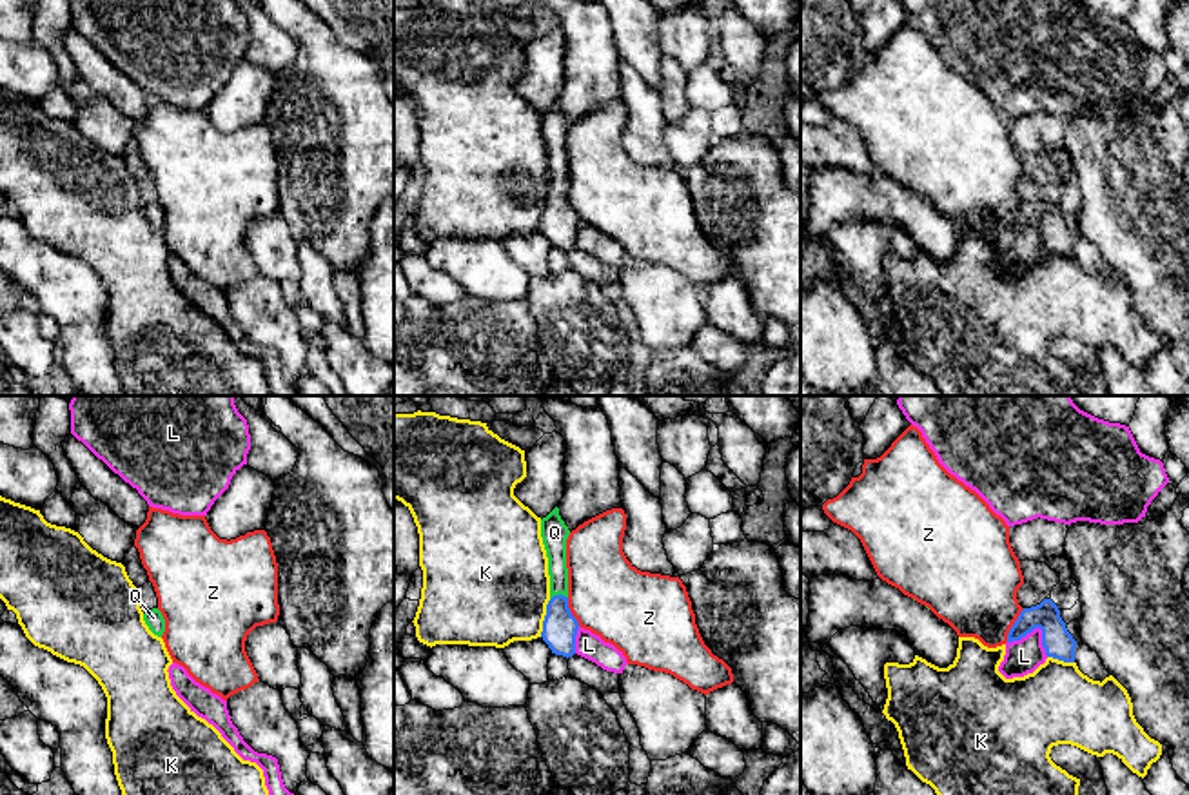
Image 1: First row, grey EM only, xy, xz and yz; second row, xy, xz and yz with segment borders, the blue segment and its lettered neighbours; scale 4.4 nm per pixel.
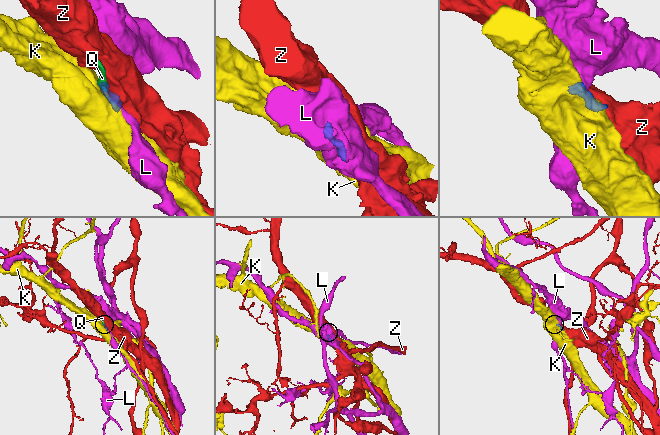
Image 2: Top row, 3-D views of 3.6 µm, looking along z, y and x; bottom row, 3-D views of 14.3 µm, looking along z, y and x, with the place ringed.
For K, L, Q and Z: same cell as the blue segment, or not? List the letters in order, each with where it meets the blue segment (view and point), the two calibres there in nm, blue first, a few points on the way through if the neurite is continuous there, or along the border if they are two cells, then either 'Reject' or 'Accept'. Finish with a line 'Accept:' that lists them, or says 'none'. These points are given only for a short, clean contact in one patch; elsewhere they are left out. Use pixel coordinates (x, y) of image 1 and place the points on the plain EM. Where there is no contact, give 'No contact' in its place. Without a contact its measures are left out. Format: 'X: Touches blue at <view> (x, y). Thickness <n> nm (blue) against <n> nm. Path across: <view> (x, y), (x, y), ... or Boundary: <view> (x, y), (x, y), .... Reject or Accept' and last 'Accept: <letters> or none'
K: Touches blue at xz (545, 211). Thickness 160 nm (blue) against 460 nm. Reject
L: Touches blue at yz (1037, 220). Thickness 140 nm (blue) against 150 nm. Boundary: yz (1008, 236), (1019, 235), (1039, 222), (1041, 238), (1048, 249). Reject
Q: Touches blue at xz (560, 187). Thickness 160 nm (blue) against 110 nm. Path across: xz (560, 220), (560, 187), (554, 131). Accept
Z: Touches blue at yz (1013, 218). Thickness 140 nm (blue) against 400 nm. Reject
Accept: Q

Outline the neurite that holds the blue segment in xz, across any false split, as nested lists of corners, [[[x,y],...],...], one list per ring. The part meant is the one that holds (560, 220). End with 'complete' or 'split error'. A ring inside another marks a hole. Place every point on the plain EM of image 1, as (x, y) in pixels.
[[[555,100],[541,113],[541,131],[548,151],[550,194],[543,214],[541,231],[555,249],[572,250],[575,247],[577,212],[568,201],[568,162],[566,132],[568,120]]] | split error

